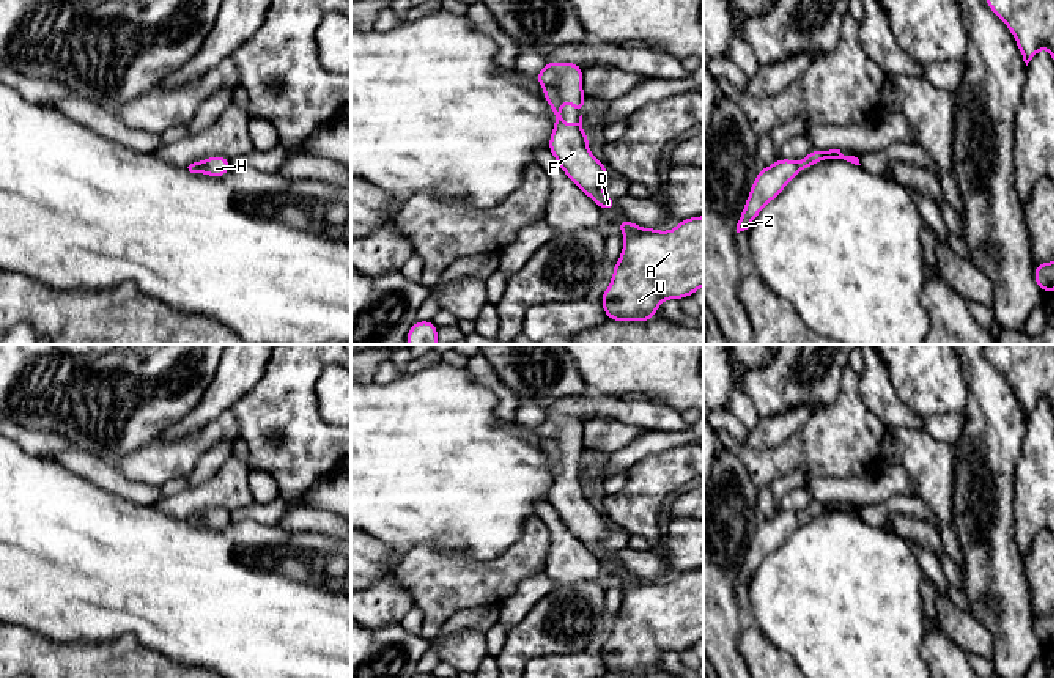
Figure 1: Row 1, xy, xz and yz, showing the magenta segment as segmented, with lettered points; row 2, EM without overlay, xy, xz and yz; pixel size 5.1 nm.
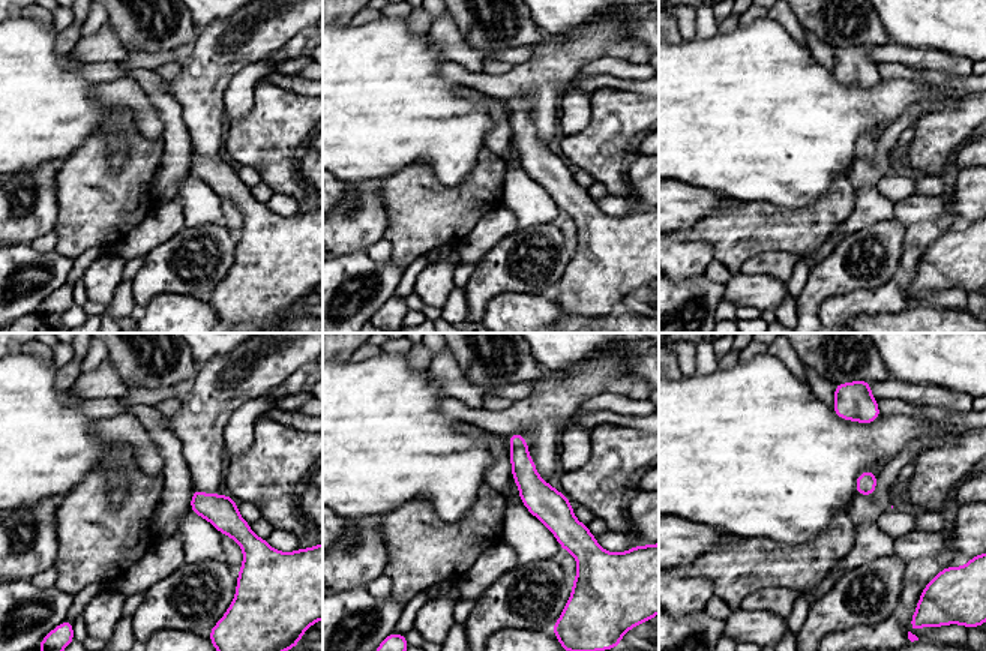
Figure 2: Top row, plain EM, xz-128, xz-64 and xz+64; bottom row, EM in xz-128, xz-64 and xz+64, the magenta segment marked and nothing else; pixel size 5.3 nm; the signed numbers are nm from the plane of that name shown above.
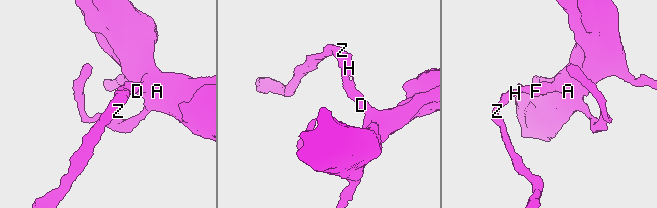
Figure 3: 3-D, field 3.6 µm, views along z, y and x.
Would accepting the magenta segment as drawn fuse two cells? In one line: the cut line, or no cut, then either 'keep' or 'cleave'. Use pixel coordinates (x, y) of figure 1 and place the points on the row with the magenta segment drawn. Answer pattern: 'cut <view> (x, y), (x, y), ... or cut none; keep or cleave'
cut none; keep

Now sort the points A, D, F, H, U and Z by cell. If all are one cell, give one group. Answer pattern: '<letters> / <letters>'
A D F H U Z

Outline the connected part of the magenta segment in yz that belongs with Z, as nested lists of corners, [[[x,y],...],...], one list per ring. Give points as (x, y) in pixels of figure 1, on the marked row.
[[[812,148],[799,162],[792,159],[777,159],[773,165],[759,170],[737,223],[737,233],[748,230],[759,212],[773,201],[801,170],[826,159],[844,159],[855,165],[861,165],[858,157],[844,156],[840,149],[818,151]]]

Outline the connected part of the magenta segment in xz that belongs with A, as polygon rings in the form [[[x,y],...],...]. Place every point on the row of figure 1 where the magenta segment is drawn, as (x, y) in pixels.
[[[703,216],[683,219],[670,231],[642,228],[626,219],[620,219],[623,249],[614,264],[614,275],[600,302],[611,321],[645,322],[656,318],[663,300],[691,297],[703,286]]]

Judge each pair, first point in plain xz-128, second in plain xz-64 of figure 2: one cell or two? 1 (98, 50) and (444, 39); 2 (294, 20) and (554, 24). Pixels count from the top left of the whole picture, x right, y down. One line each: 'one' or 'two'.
1: one
2: two

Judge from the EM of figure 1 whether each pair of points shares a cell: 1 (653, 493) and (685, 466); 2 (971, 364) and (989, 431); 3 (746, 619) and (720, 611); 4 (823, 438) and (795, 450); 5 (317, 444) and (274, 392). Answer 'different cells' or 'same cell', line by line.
1: same cell
2: same cell
3: different cells
4: same cell
5: same cell

